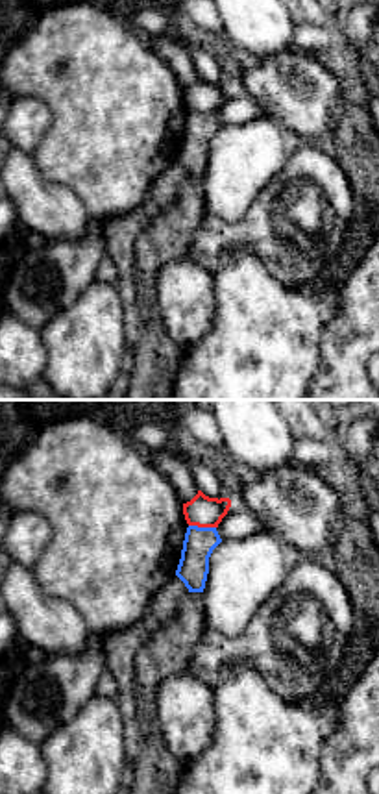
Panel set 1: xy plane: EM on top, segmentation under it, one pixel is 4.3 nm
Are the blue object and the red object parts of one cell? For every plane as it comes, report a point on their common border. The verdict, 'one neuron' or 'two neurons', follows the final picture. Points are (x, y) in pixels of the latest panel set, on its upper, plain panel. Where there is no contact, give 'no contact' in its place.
meets blue at (202, 113)

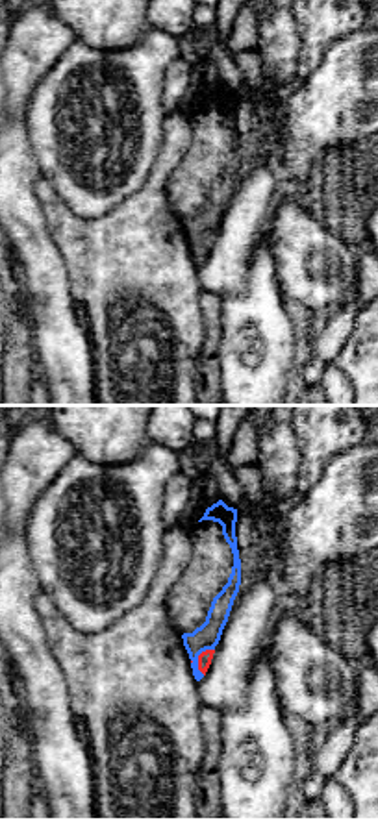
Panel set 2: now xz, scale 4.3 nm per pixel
meets blue at (197, 243)

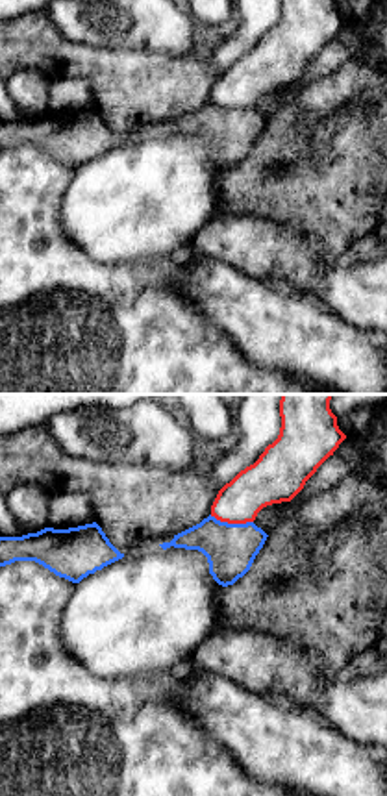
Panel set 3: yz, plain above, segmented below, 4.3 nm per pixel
meets blue at (232, 110)

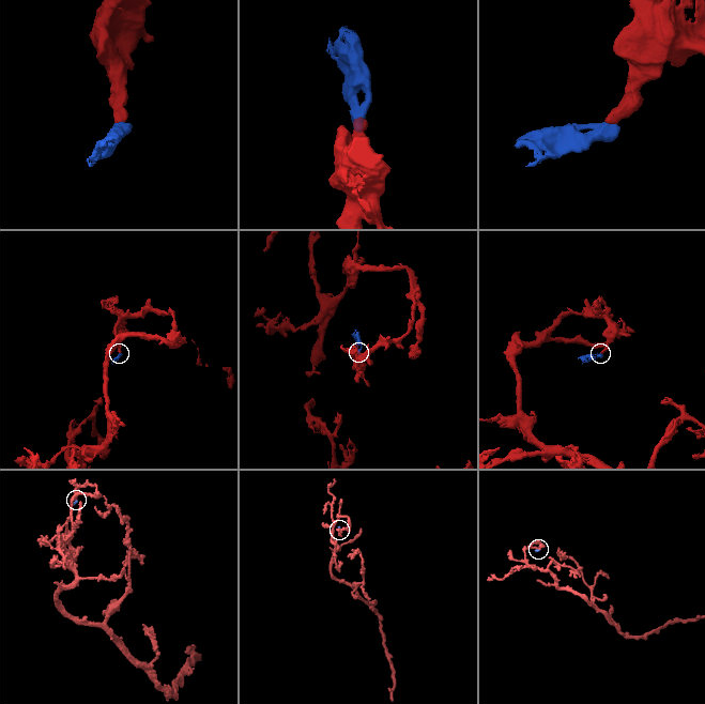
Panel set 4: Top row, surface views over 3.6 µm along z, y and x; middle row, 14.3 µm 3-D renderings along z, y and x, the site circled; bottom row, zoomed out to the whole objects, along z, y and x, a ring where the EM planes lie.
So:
two neurons

